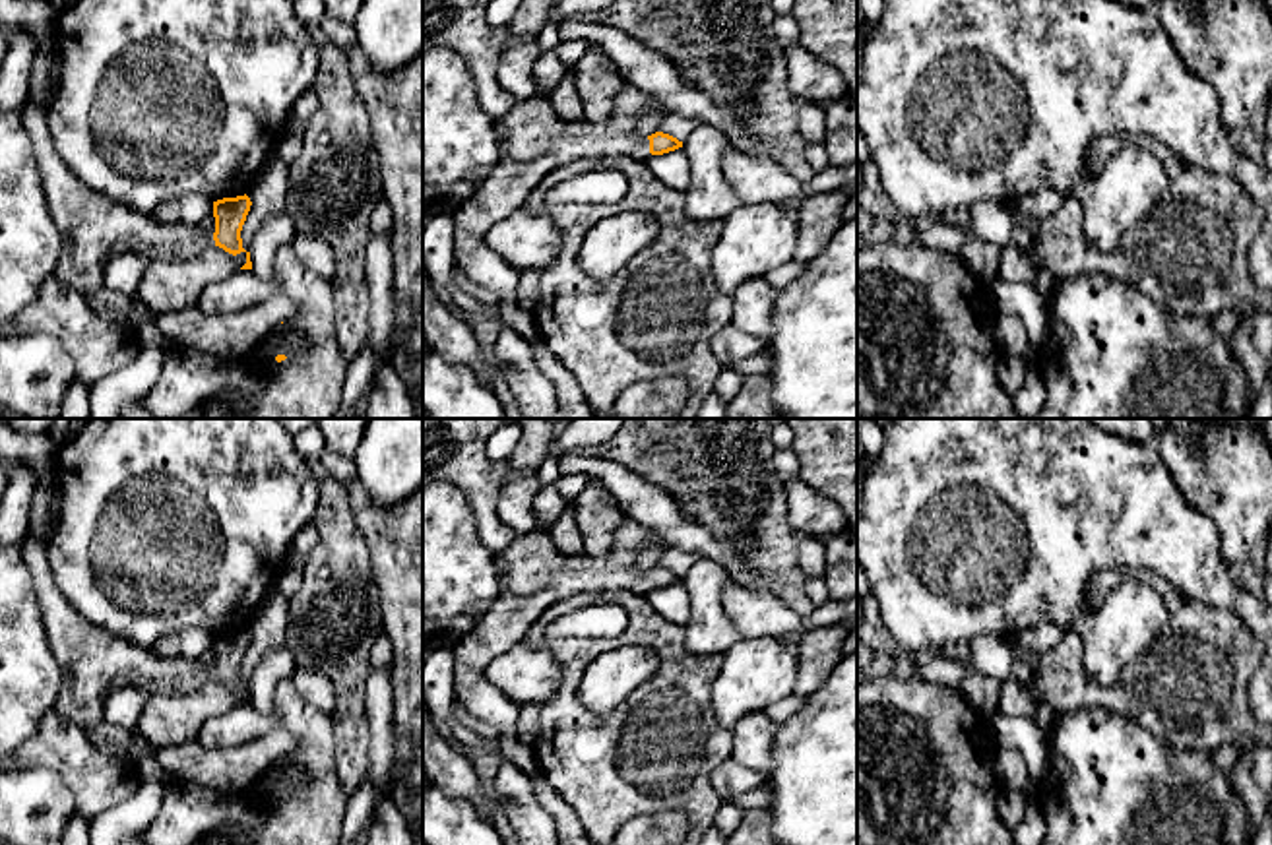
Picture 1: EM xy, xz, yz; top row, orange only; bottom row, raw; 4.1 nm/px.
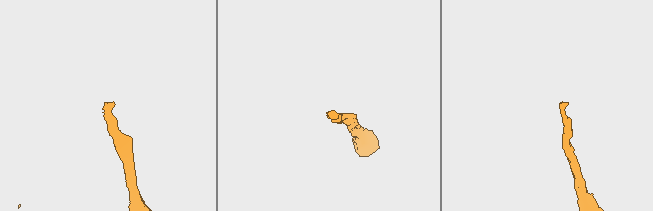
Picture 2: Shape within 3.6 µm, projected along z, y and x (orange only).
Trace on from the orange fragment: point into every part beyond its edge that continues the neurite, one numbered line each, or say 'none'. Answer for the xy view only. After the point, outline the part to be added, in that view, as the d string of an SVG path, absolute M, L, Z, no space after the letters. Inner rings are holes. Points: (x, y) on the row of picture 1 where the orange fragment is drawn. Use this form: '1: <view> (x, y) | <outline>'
1: xy (94, 229) | M27 99L21 109L25 130L41 172L47 205L62 235L54 277L81 293L105 287L105 266L118 254L136 252L149 260L192 262L213 235L200 225L157 221L85 186L54 149L47 112Z

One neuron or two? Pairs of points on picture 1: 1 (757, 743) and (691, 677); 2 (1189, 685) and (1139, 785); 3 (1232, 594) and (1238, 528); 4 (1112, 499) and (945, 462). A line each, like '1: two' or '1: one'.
1: two
2: two
3: two
4: one

